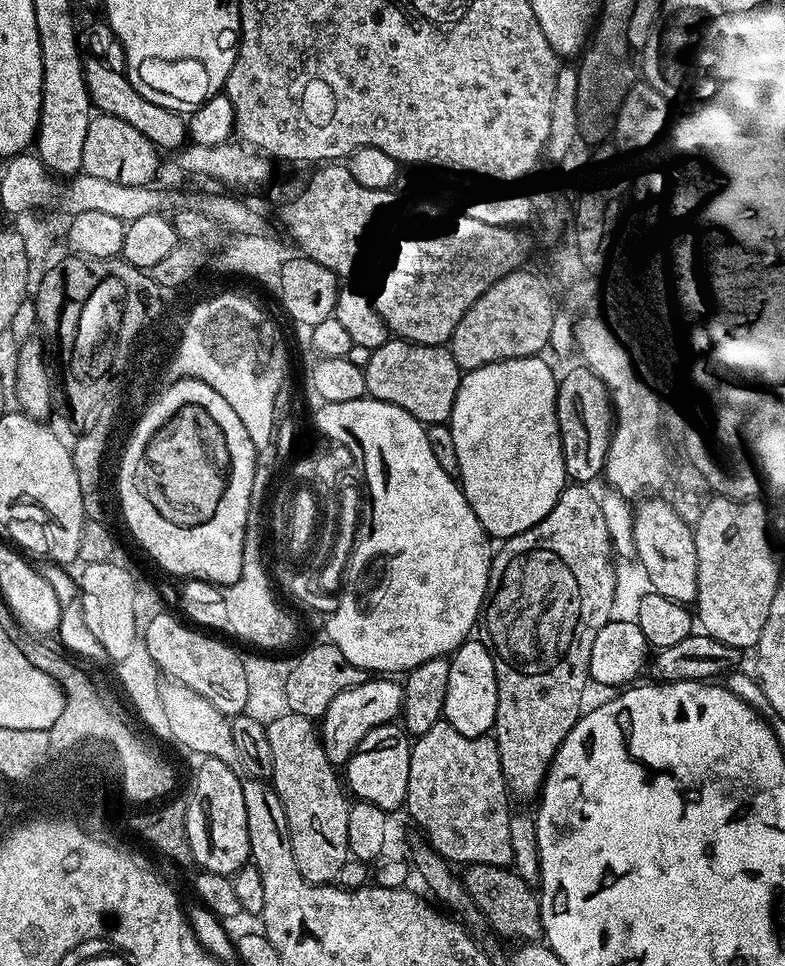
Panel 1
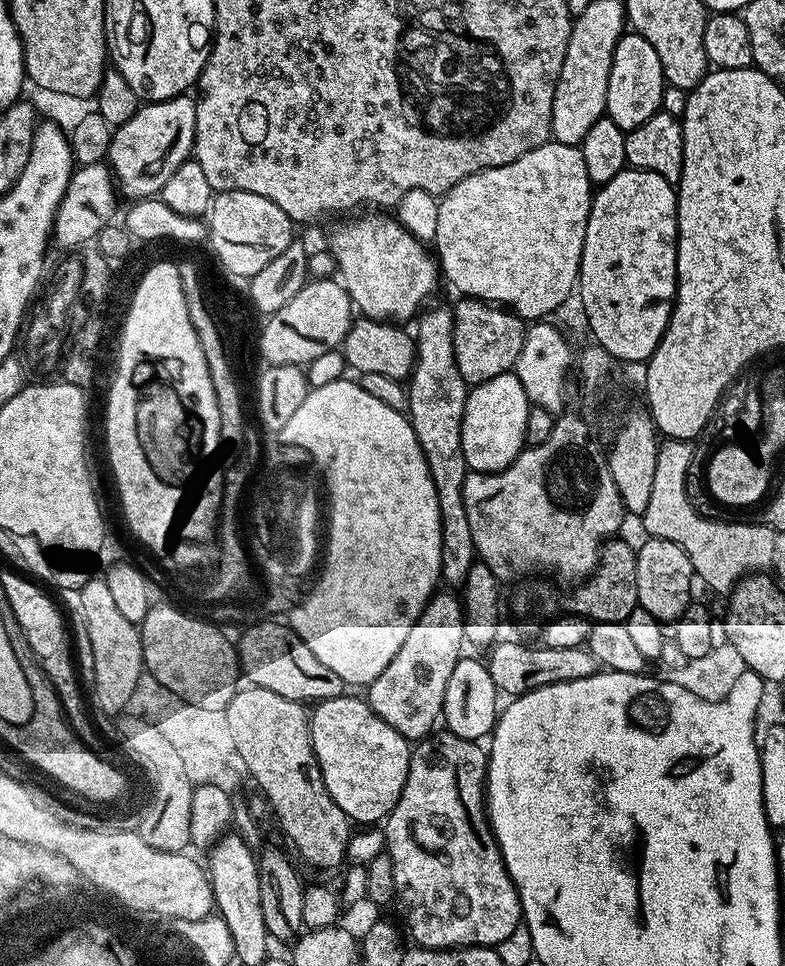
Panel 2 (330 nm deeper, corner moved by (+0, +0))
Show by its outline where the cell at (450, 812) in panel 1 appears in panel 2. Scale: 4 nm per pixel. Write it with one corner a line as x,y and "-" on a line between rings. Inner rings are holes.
447,730
419,741
412,748
406,786
382,828
394,870
394,904
400,907
400,916
409,934
421,948
496,946
522,924
520,895
504,865
492,825
488,823
488,757
480,747
477,741
458,738

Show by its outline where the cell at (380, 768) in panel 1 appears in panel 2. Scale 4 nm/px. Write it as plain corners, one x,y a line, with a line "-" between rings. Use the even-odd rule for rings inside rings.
351,694
319,701
311,709
312,745
322,770
322,782
349,821
372,826
394,810
406,786
412,748
394,726
382,722
367,699

